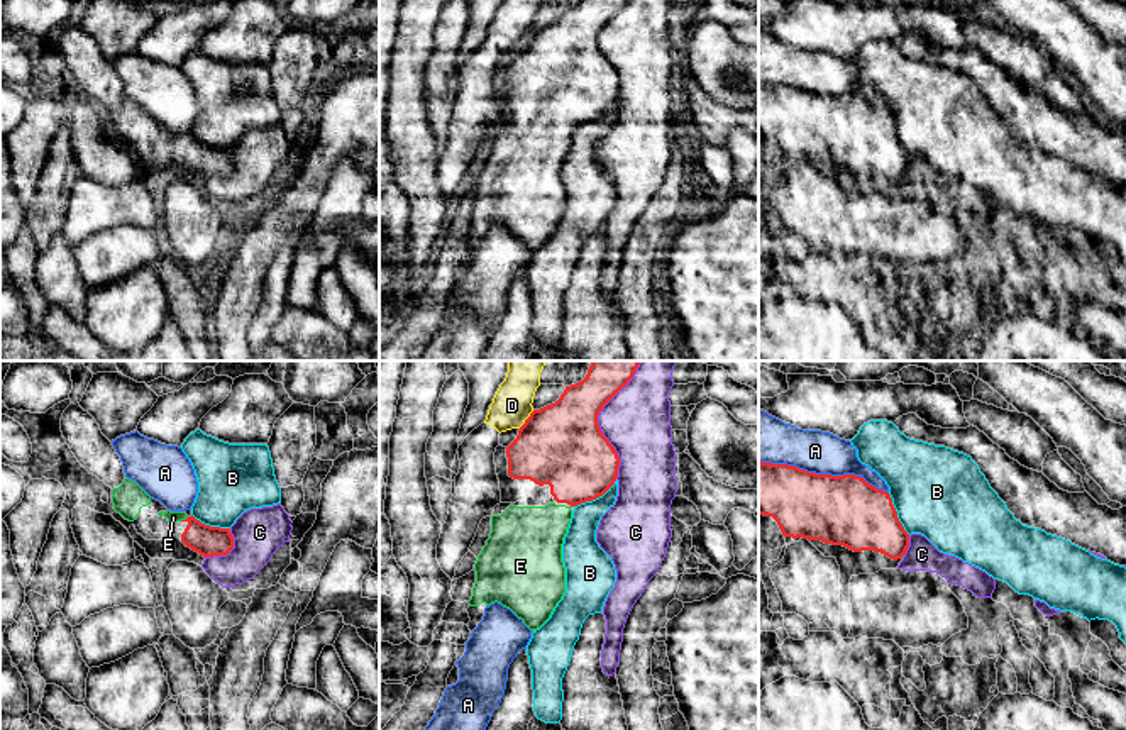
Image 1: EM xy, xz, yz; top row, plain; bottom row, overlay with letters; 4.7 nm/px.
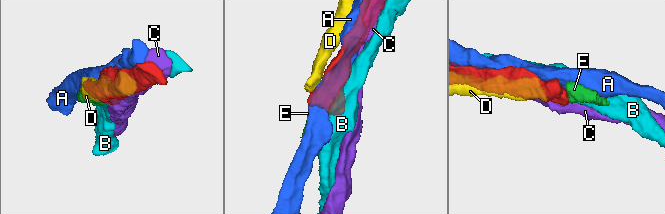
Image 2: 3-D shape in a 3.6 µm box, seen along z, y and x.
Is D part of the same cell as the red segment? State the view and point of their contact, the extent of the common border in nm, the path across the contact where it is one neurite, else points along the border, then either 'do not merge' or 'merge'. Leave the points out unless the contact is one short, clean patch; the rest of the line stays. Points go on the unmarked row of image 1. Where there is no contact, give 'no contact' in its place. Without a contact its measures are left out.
xz (527, 39) | 120 nm | along xz (534, 31), (518, 48) | do not merge

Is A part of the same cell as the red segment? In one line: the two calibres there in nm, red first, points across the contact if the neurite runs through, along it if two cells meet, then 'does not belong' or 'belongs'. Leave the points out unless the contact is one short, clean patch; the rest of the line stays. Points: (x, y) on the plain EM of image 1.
340/200 nm | does not belong

